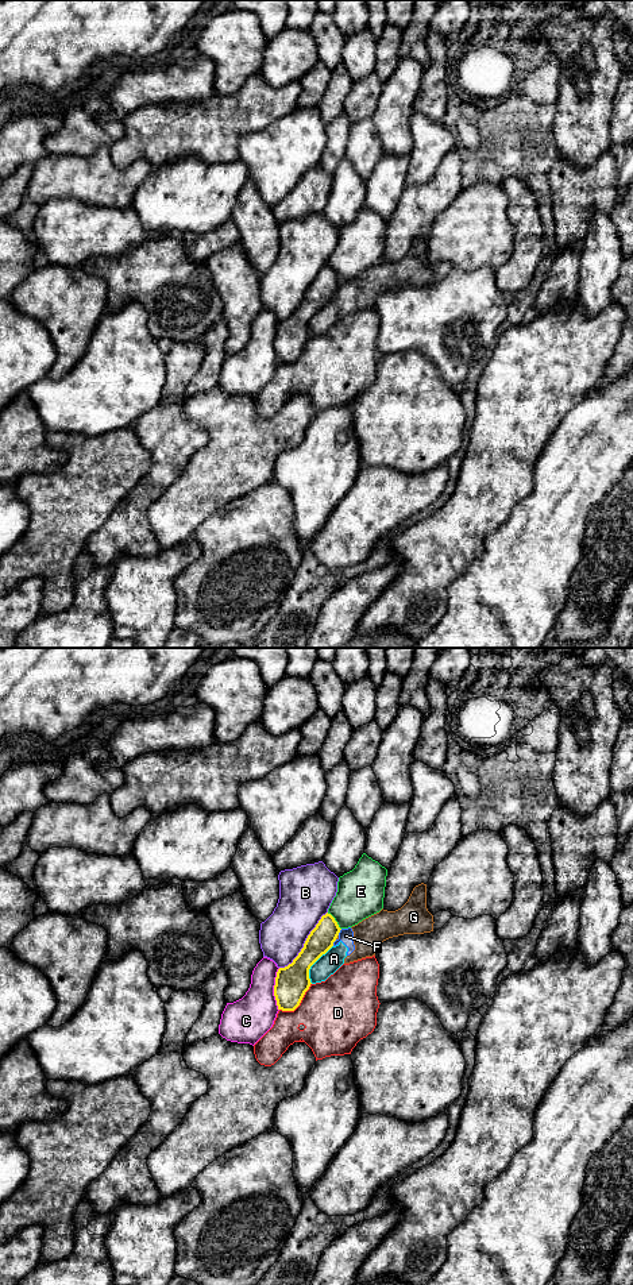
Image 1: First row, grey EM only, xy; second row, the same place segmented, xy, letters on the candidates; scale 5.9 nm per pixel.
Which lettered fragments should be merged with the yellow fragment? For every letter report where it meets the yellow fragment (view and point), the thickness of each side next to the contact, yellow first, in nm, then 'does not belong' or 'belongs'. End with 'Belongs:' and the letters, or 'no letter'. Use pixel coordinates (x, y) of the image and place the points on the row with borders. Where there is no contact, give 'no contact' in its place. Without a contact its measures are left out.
A: contact xy (313, 963); calibres 200 and 120 nm; does not belong
B: contact xy (305, 942); calibres 200 and 280 nm; does not belong
C: contact xy (274, 990); calibres 200 and 280 nm; does not belong
D: contact xy (300, 1002); calibres 200 and 420 nm; does not belong
E: contact xy (335, 921); calibres 150 and 280 nm; does not belong
F: contact xy (339, 932); calibres 150 and 90 nm; does not belong
G: contact xy (336, 937); calibres 150 and 20 nm; does not belong
Belongs: no letter

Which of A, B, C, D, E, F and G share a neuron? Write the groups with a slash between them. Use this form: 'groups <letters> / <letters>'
groups A F G / B / C / D / E

